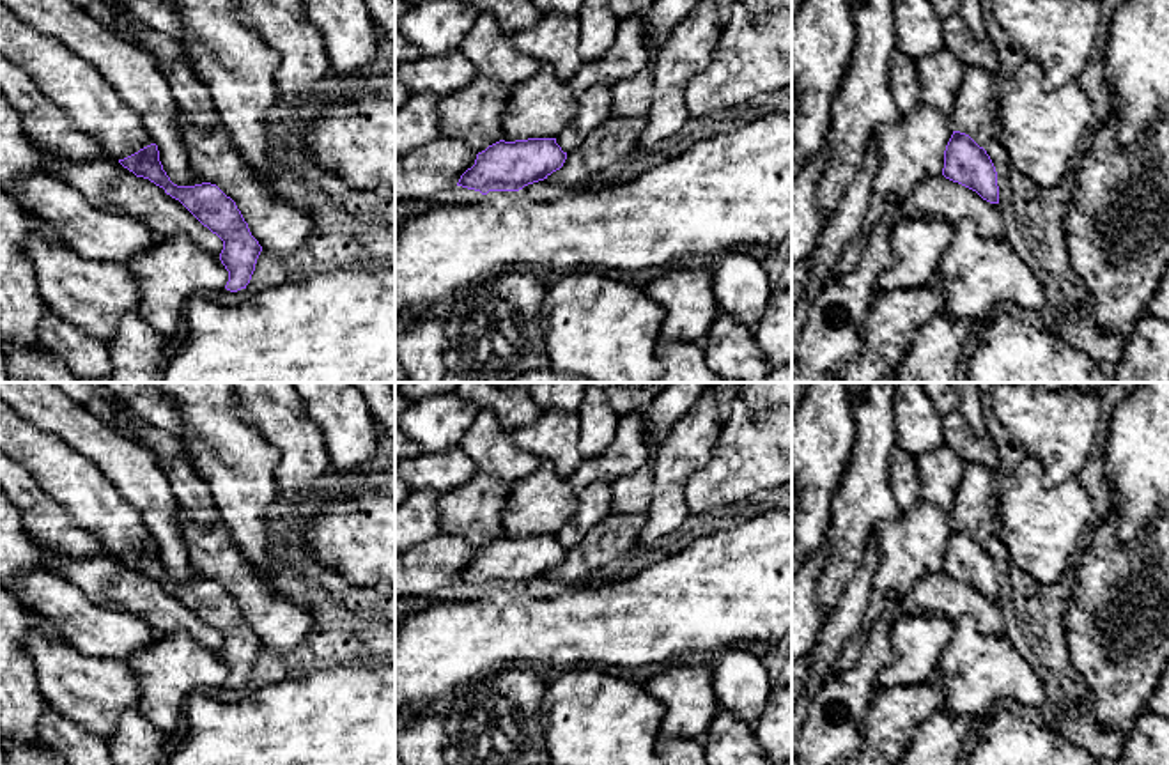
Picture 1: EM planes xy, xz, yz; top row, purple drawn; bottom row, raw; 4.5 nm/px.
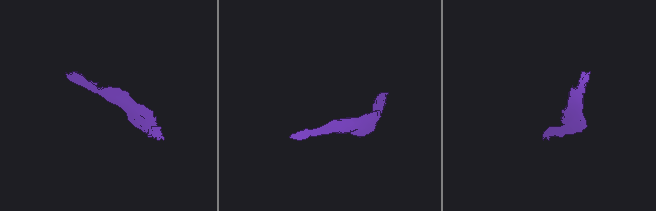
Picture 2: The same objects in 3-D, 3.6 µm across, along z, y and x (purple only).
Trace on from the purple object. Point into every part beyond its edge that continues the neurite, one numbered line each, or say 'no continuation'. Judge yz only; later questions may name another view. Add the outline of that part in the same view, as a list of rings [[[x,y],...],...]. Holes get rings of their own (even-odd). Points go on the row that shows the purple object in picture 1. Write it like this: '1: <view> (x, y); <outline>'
no continuation

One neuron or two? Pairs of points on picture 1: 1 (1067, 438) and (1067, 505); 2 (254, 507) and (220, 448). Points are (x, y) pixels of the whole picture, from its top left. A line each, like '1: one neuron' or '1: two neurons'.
1: two neurons
2: one neuron

